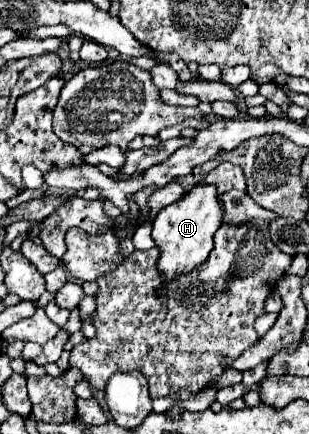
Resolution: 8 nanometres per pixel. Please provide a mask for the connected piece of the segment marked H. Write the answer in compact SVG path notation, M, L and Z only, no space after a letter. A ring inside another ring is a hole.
M197 185L179 201L167 205L153 223L153 241L161 249L157 269L165 281L171 281L183 273L193 271L209 257L213 249L213 235L223 223L223 207L219 203L217 187Z

